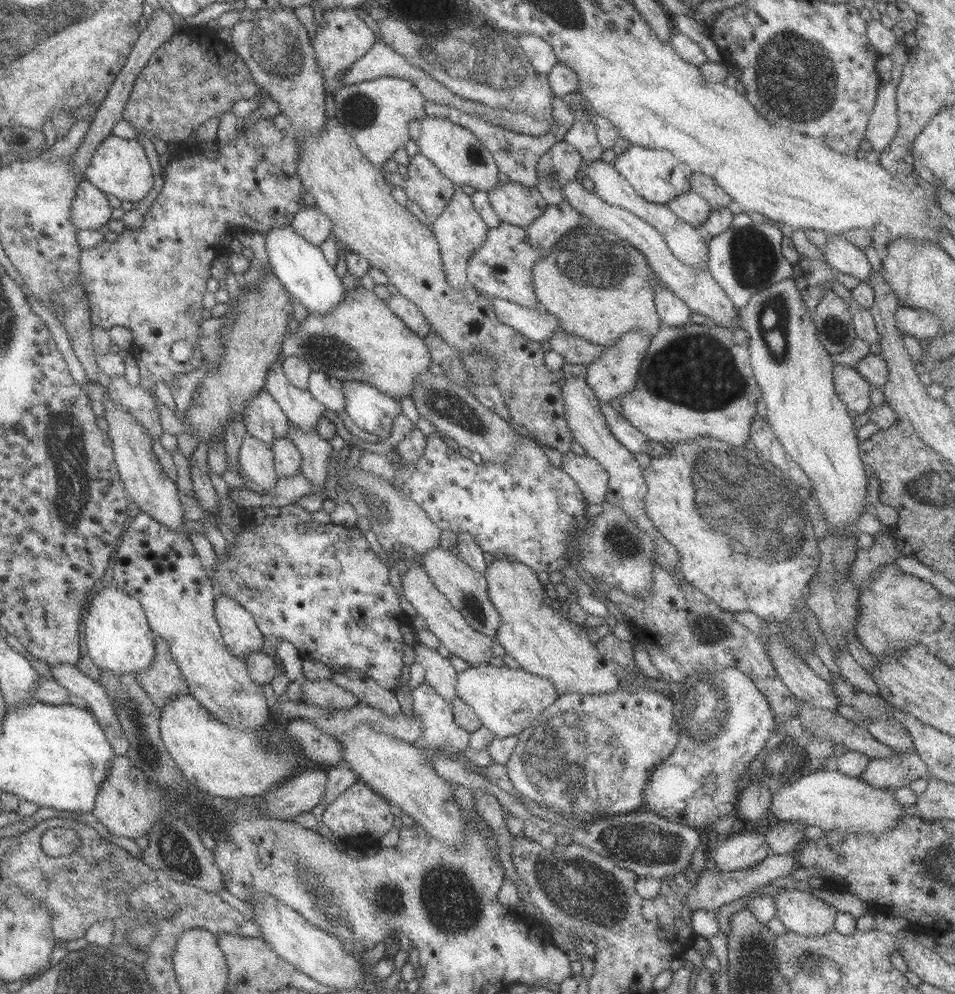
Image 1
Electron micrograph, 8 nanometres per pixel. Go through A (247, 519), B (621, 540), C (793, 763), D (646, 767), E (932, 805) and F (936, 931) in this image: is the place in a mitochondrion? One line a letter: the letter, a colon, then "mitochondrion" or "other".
A: other
B: mitochondrion
C: mitochondrion
D: other
E: other
F: other

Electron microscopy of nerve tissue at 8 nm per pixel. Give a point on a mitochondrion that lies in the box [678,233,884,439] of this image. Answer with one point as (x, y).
(773, 316)

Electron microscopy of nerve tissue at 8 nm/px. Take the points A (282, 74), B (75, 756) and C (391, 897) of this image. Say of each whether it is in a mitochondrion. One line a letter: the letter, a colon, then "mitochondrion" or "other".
A: other
B: other
C: mitochondrion

